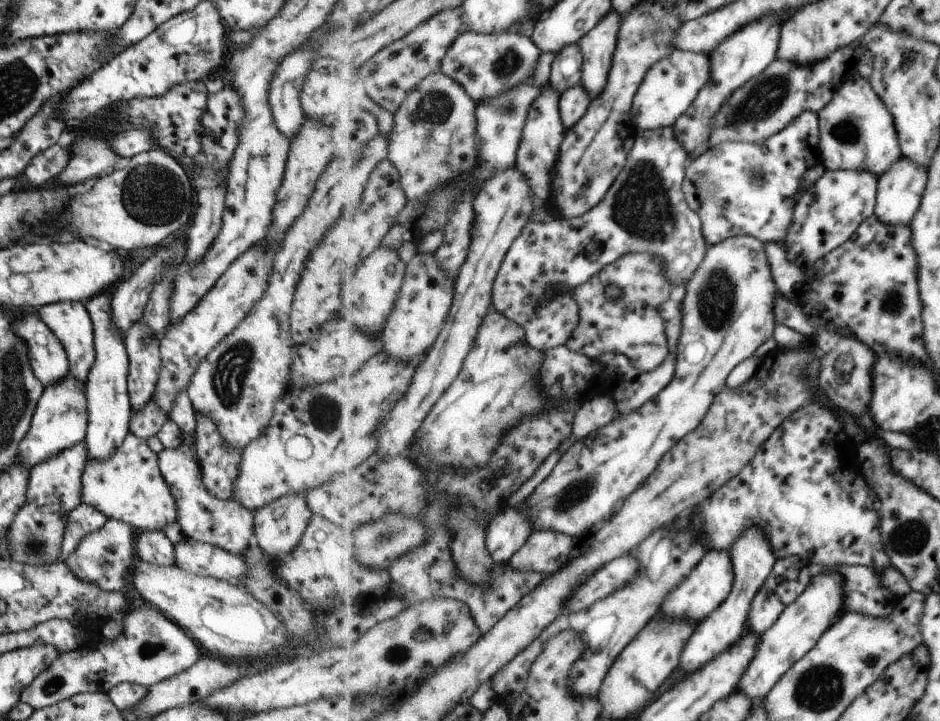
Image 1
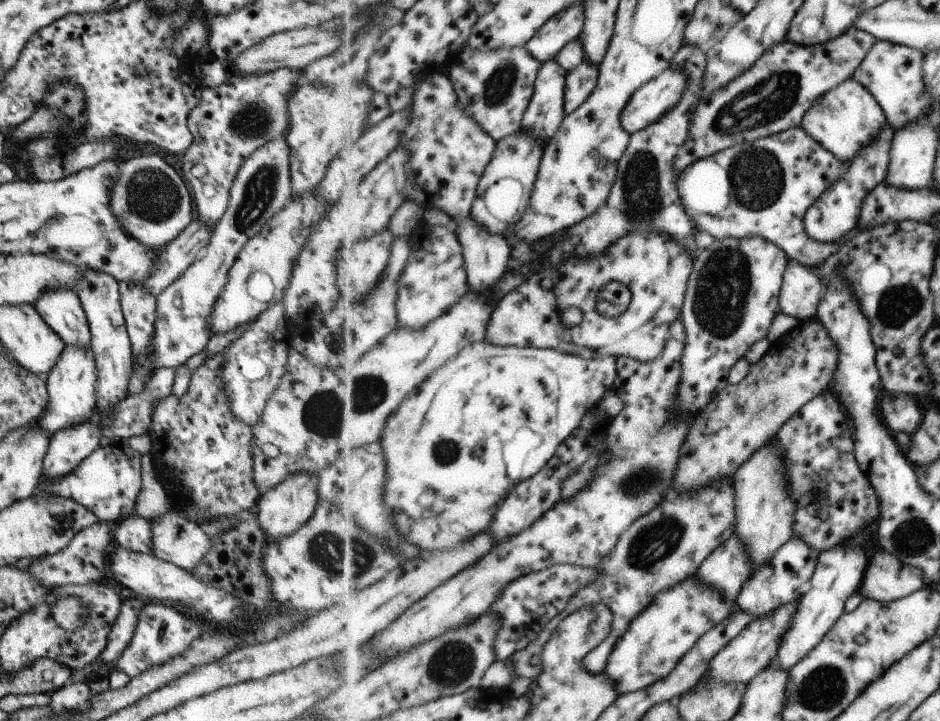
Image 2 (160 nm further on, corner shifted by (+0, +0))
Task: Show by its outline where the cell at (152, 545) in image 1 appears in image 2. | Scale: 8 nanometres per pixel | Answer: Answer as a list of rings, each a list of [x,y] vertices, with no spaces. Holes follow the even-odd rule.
[[[135,514],[111,525],[112,540],[125,550],[149,554],[151,546],[150,524]]]

